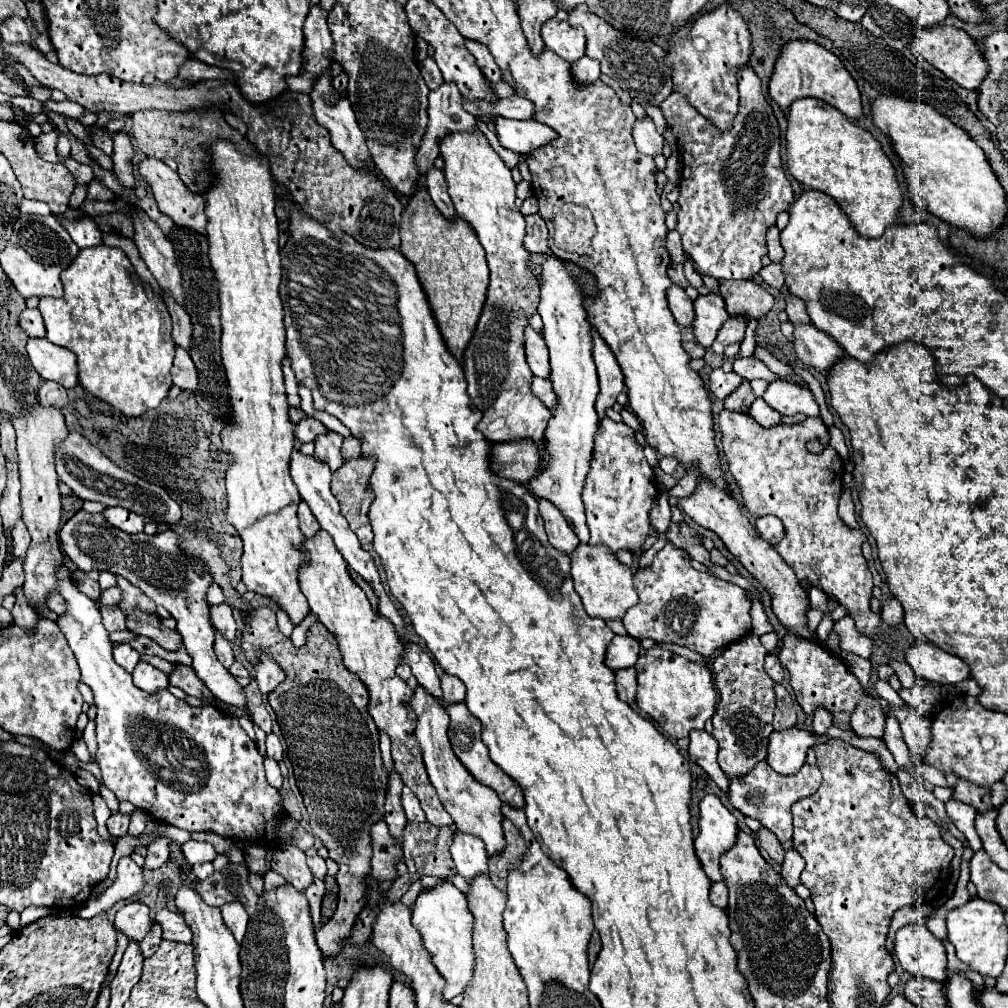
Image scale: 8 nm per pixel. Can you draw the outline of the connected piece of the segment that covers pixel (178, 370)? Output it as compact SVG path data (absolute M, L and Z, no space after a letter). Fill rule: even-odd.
M176 346L176 356L174 356L174 366L172 366L172 382L176 386L180 386L182 390L186 390L190 396L194 394L196 386L198 386L198 374L196 374L196 366L190 360L190 354L186 350L182 350L180 346Z

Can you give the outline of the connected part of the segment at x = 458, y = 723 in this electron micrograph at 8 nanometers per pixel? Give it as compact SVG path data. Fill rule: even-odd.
M448 704L446 706L448 716L450 716L450 728L448 728L448 738L452 744L452 750L456 754L456 758L464 764L464 768L474 776L474 780L478 780L484 786L490 786L504 804L514 806L514 808L524 808L524 796L520 786L508 776L504 774L488 756L488 750L484 746L484 742L480 740L480 720L474 718L470 714L470 710L466 708L466 704Z

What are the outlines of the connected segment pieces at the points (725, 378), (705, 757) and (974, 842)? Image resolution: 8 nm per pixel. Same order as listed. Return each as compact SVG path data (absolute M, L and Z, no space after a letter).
M716 368L710 374L710 390L720 400L730 396L740 384L742 384L742 378L736 372L728 372L726 374L722 368Z
M692 730L690 734L690 746L688 746L688 756L692 762L696 762L704 772L716 782L720 792L728 794L728 778L720 770L716 756L718 756L718 742L704 730Z
M950 798L946 802L946 812L952 818L952 822L956 824L956 828L966 836L970 848L974 852L978 852L982 848L982 842L974 830L974 818L976 818L976 810L972 810L972 806L964 804L964 802L956 802L954 798Z

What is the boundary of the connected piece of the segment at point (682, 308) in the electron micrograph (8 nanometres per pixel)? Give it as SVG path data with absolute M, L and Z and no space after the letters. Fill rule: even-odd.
M672 284L666 290L666 300L668 300L668 308L674 316L674 320L686 328L692 324L694 320L694 310L692 310L692 300L688 298L688 294L684 292L684 288L680 288L678 284Z

